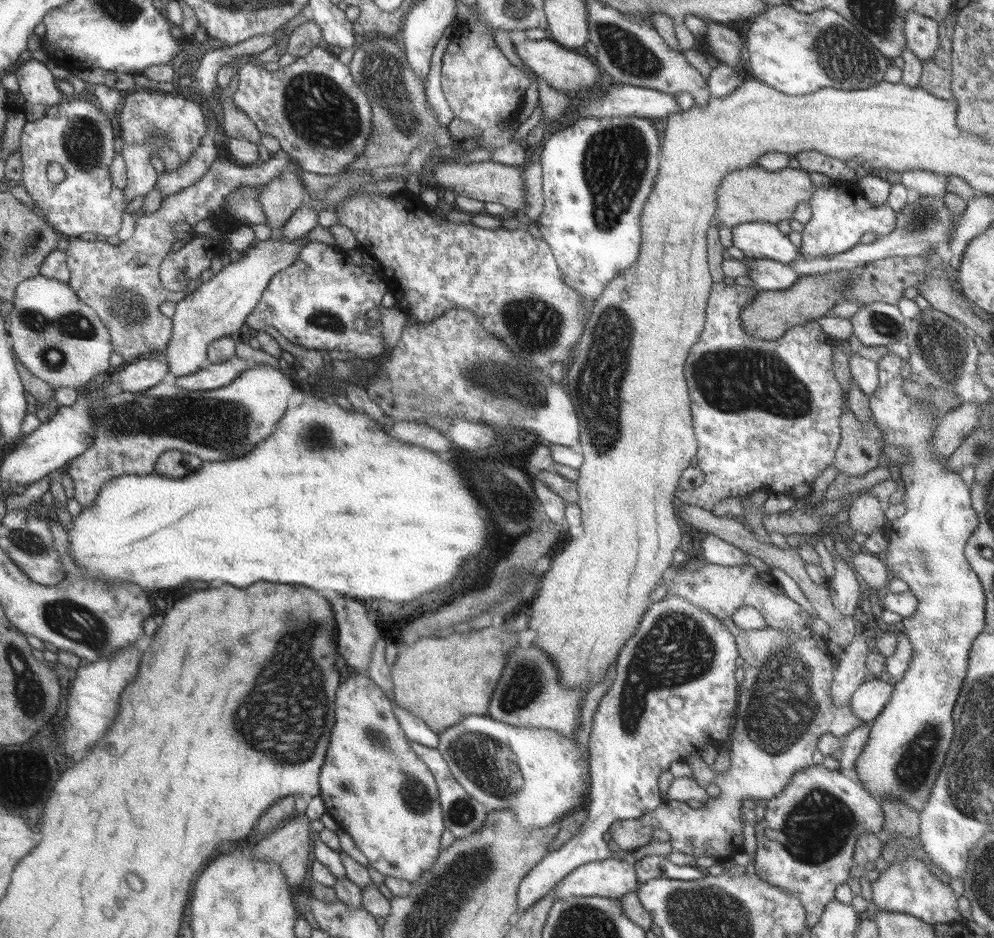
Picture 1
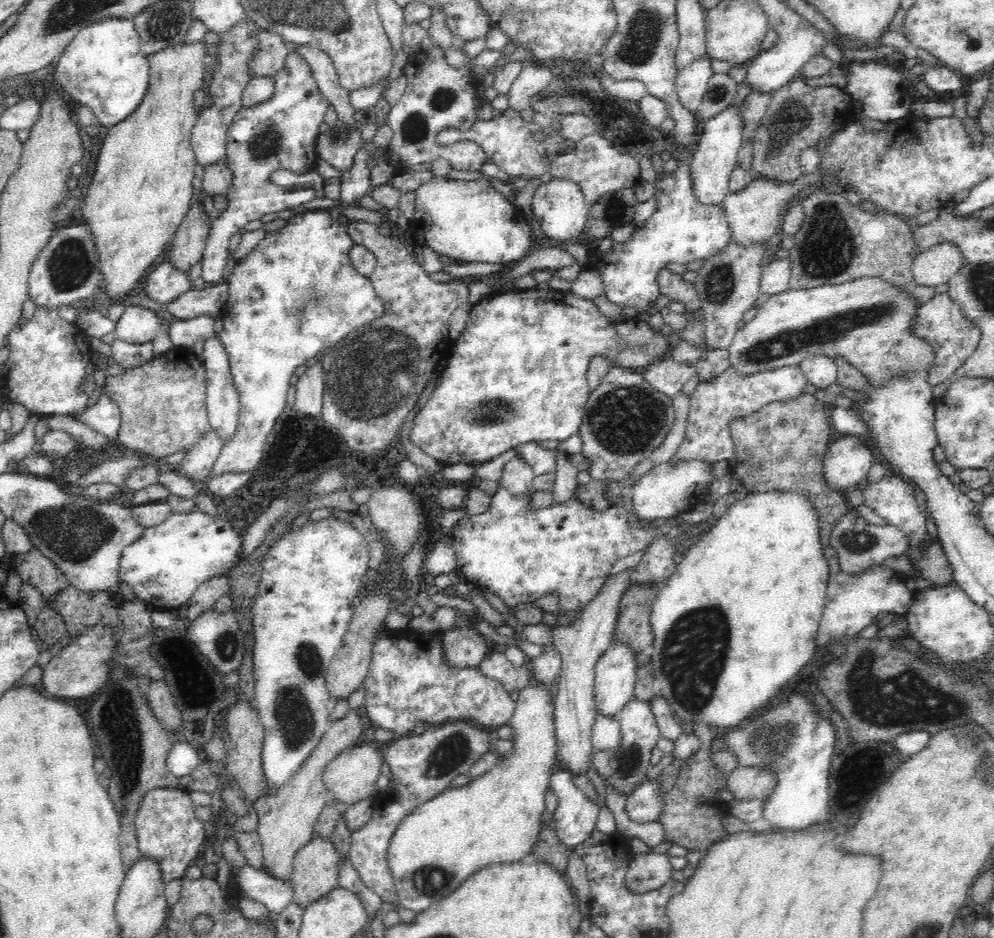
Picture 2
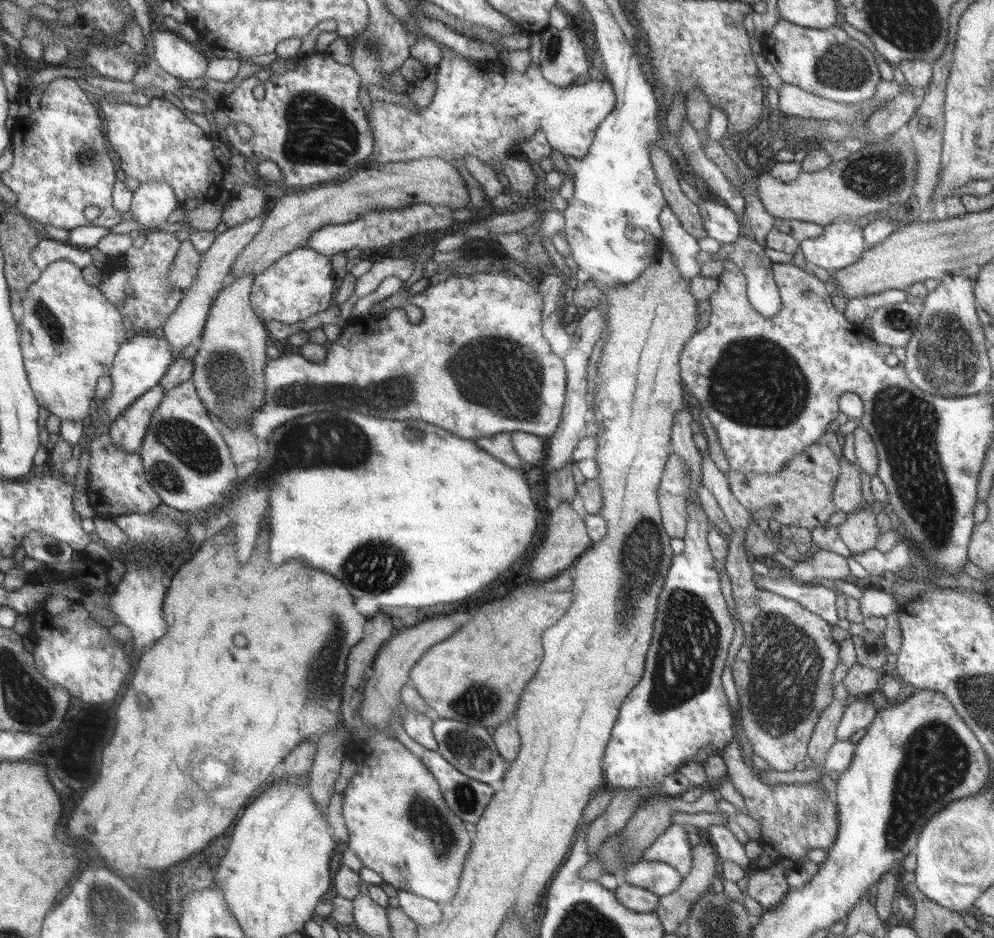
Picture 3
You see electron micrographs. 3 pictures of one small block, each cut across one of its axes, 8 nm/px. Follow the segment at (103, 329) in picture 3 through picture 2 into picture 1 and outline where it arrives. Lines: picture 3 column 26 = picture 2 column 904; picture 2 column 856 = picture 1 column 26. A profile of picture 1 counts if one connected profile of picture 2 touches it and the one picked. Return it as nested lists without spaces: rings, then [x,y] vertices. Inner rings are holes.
[[[36,275],[27,278],[16,288],[16,302],[9,324],[9,333],[12,336],[14,350],[20,363],[34,375],[48,383],[54,390],[71,386],[80,389],[86,386],[94,374],[106,372],[110,366],[110,356],[114,350],[113,340],[106,330],[102,320],[98,318],[95,310],[82,302],[74,294],[70,284],[57,278],[48,278],[46,275]]]

